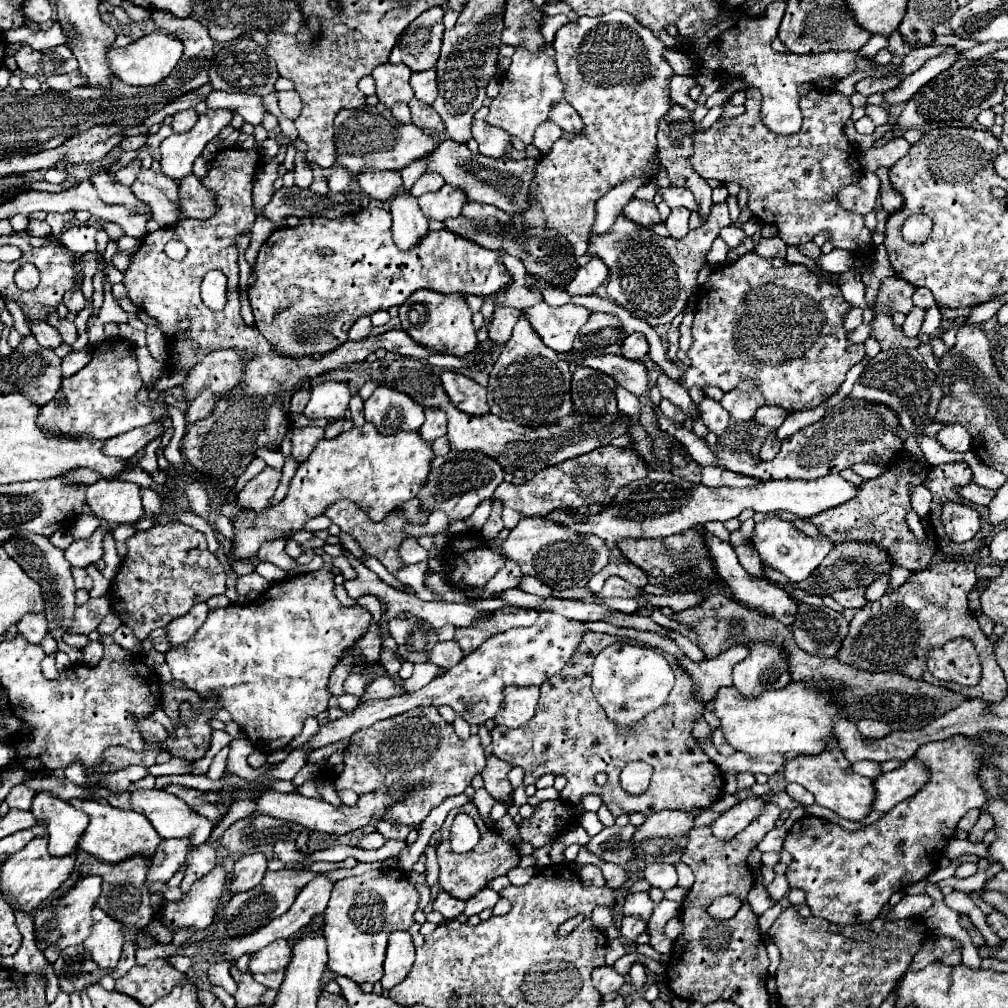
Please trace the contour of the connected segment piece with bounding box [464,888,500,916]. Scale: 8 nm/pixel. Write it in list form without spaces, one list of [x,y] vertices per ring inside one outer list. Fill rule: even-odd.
[[[484,888],[484,890],[480,890],[476,896],[472,896],[472,900],[468,900],[468,902],[466,902],[464,914],[466,914],[466,916],[480,914],[484,908],[494,908],[498,900],[500,900],[498,892],[490,890],[490,888]]]

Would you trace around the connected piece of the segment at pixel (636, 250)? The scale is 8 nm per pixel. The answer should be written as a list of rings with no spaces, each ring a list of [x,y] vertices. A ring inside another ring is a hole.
[[[726,202],[712,204],[710,220],[702,228],[690,230],[680,240],[660,238],[648,228],[638,228],[636,224],[626,222],[626,216],[620,214],[608,232],[590,236],[588,254],[596,254],[606,262],[610,270],[606,292],[616,304],[626,308],[632,316],[646,320],[650,326],[664,326],[684,312],[688,298],[698,288],[696,276],[706,262],[714,238],[730,224],[732,218]]]

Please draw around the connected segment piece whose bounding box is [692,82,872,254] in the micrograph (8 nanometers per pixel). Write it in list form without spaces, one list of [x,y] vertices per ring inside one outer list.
[[[810,82],[810,90],[802,94],[800,108],[804,114],[804,124],[800,132],[792,136],[780,136],[770,132],[762,118],[761,94],[758,89],[750,87],[746,91],[746,112],[730,118],[726,122],[716,122],[710,130],[696,130],[694,132],[694,156],[692,156],[692,166],[702,178],[716,178],[720,182],[738,182],[740,186],[746,186],[750,192],[748,208],[754,212],[754,216],[764,222],[764,224],[774,224],[780,232],[780,238],[786,244],[794,244],[794,240],[812,240],[818,232],[828,230],[830,242],[836,248],[852,250],[854,254],[870,252],[872,246],[872,232],[864,226],[864,216],[848,212],[840,206],[838,202],[838,190],[856,184],[860,180],[860,164],[858,164],[858,148],[848,144],[848,138],[844,134],[844,124],[848,122],[852,114],[852,104],[850,98],[840,94],[840,92],[822,92]]]

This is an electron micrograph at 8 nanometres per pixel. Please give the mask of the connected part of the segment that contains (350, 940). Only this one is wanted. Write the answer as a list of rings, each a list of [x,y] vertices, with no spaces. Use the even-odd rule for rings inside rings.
[[[400,868],[370,870],[356,878],[346,878],[334,884],[328,908],[324,912],[324,938],[328,946],[328,968],[336,974],[348,976],[354,982],[380,982],[384,970],[384,956],[388,934],[408,930],[414,924],[420,894],[410,886],[406,872]]]

